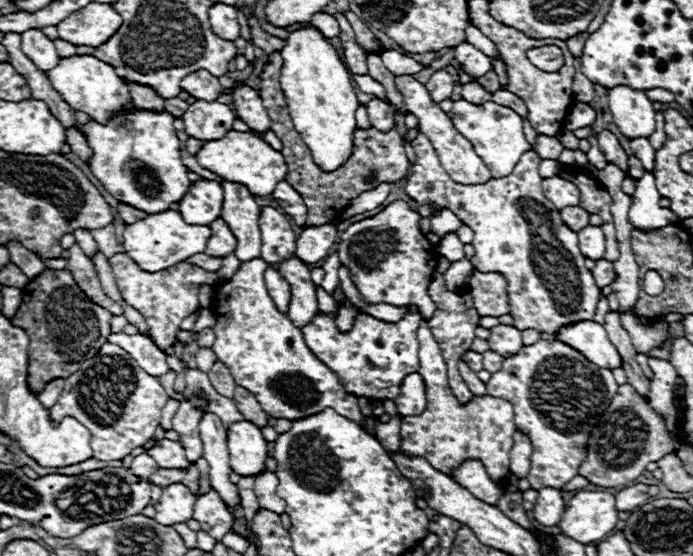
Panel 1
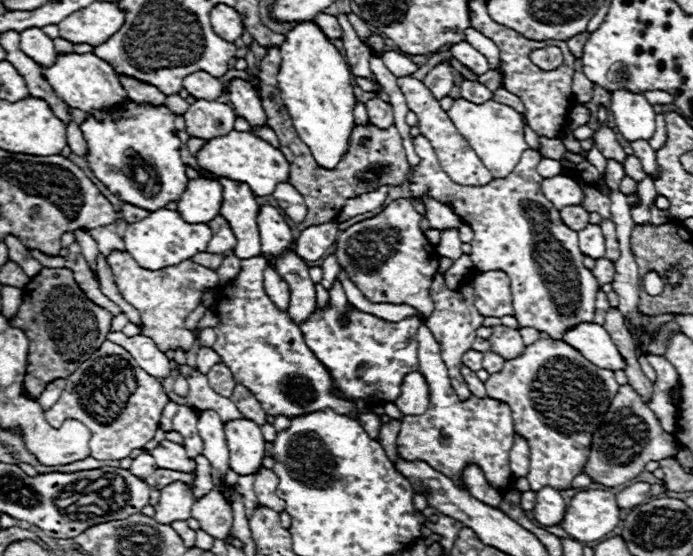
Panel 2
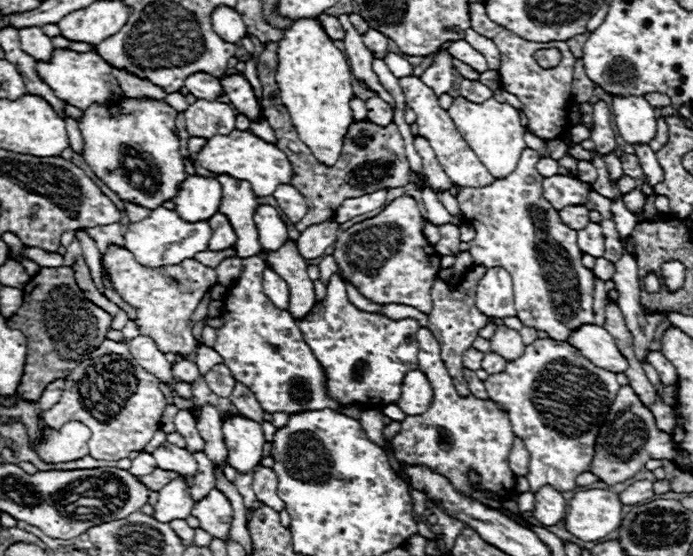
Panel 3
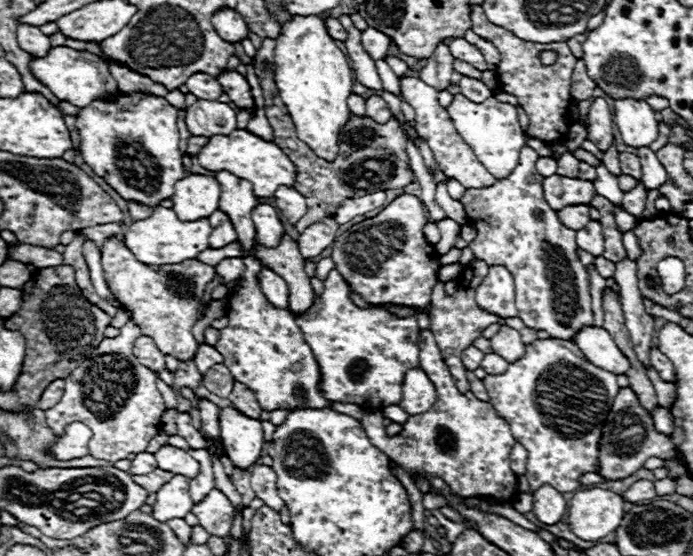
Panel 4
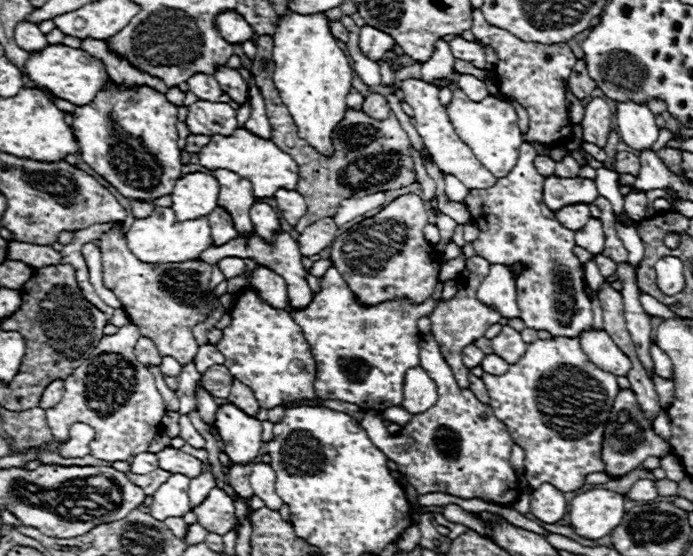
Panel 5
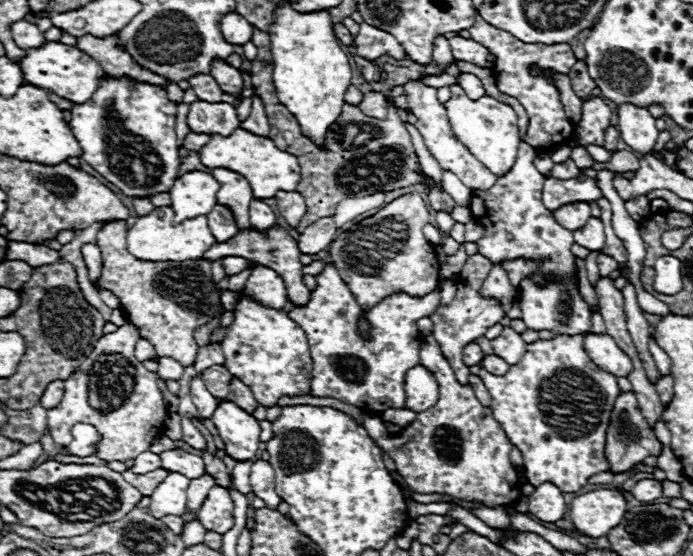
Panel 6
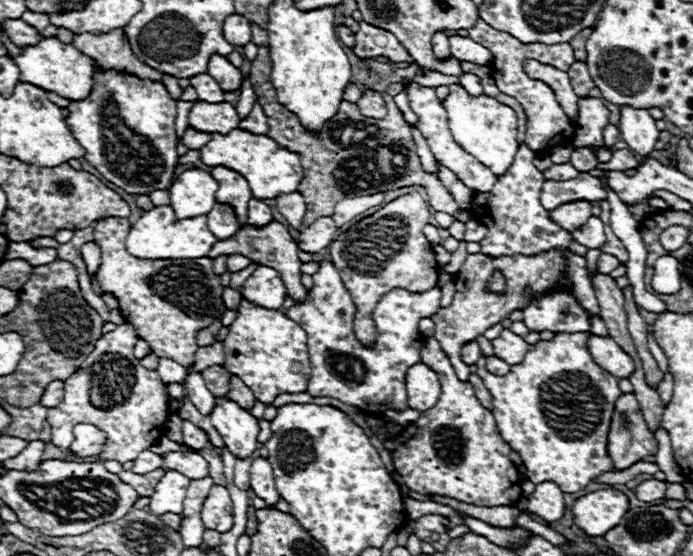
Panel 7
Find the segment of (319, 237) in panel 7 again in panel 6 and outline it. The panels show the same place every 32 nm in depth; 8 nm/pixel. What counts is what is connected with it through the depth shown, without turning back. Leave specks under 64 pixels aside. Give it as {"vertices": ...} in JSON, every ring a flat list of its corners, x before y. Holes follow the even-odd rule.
{"vertices":[[322,218,310,224,298,238,300,252,304,254,318,254,320,250,328,248,336,238,336,224,332,218]]}

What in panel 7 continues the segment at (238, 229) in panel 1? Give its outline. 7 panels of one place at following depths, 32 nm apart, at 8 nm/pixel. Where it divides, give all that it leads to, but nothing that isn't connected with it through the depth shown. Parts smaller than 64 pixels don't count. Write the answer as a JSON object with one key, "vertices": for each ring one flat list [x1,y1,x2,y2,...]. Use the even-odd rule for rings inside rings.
{"vertices":[[212,168,210,174,218,182,216,200,224,204,234,204,234,210,238,212,240,224,246,224,246,212,248,212,248,200,252,196,248,182,230,168]]}

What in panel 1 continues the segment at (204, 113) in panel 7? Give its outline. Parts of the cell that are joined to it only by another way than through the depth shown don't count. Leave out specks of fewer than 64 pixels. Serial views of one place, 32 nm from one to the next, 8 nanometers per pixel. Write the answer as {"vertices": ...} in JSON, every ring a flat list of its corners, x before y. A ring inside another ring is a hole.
{"vertices":[[196,100,190,104,190,108,182,116,186,134,198,140,218,140,226,136,232,130,232,124,236,120,236,114,230,106,220,102,206,102]]}

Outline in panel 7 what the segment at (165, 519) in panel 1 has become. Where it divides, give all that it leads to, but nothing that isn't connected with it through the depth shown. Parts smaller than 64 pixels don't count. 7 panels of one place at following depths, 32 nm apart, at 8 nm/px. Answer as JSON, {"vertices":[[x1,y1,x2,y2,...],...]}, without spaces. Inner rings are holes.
{"vertices":[[166,470,162,480,156,484,154,494,150,496,152,514,156,514,156,516,160,516,164,512,182,514,182,500,186,496,188,484,190,484,188,476,176,472,176,470]]}

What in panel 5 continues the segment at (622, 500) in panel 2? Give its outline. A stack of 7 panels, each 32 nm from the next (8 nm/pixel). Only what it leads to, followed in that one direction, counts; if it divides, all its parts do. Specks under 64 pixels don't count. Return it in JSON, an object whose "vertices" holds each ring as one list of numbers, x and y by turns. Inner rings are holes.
{"vertices":[[638,480,638,482,630,488,628,496,630,496,632,500,636,500,636,502,644,502,644,504,654,502,654,500,658,498,656,480]]}

